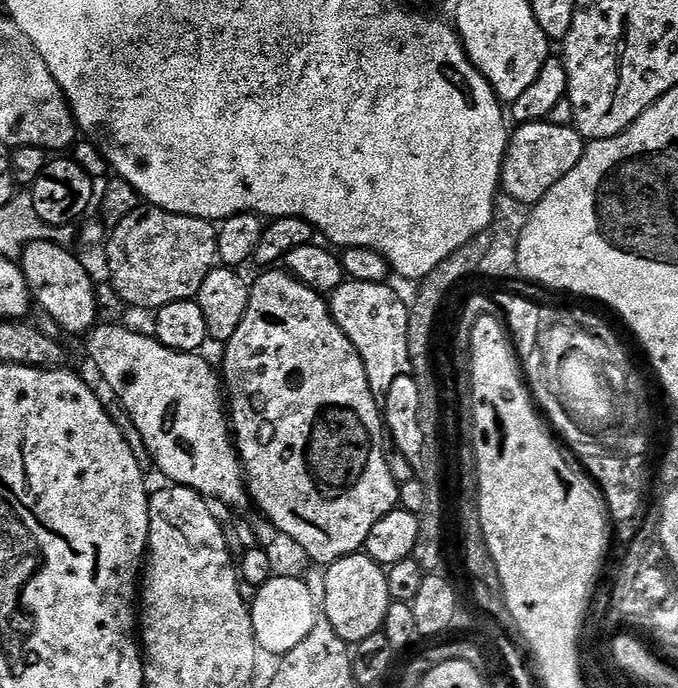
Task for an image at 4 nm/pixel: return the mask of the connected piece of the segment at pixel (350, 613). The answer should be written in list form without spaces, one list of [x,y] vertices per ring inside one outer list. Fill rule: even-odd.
[[[367,554],[344,556],[323,569],[324,603],[322,616],[334,626],[334,634],[351,646],[381,631],[387,610],[392,604],[387,571],[375,564]]]

